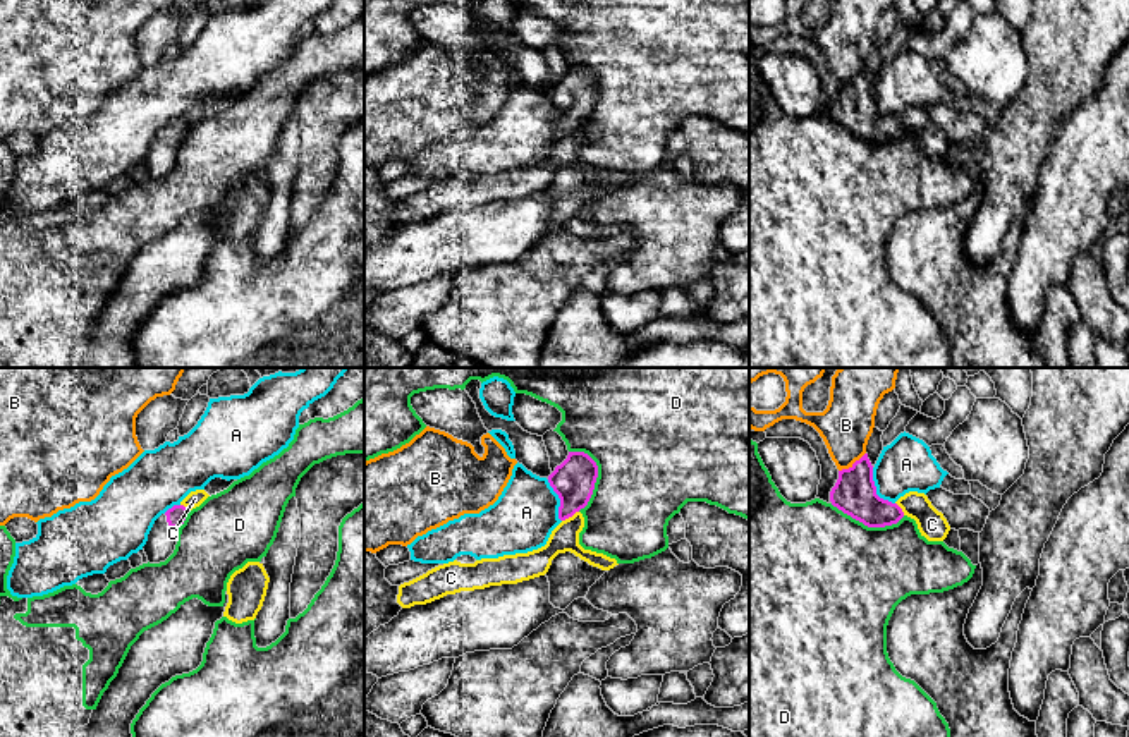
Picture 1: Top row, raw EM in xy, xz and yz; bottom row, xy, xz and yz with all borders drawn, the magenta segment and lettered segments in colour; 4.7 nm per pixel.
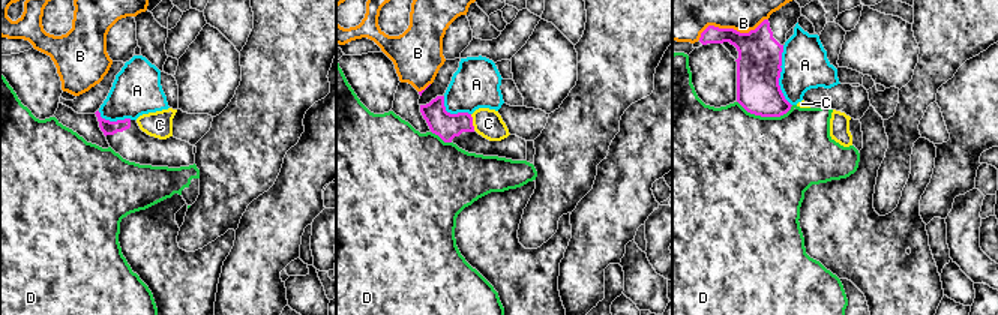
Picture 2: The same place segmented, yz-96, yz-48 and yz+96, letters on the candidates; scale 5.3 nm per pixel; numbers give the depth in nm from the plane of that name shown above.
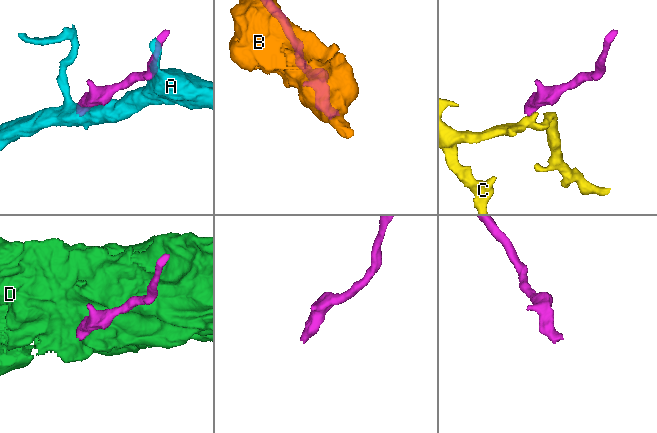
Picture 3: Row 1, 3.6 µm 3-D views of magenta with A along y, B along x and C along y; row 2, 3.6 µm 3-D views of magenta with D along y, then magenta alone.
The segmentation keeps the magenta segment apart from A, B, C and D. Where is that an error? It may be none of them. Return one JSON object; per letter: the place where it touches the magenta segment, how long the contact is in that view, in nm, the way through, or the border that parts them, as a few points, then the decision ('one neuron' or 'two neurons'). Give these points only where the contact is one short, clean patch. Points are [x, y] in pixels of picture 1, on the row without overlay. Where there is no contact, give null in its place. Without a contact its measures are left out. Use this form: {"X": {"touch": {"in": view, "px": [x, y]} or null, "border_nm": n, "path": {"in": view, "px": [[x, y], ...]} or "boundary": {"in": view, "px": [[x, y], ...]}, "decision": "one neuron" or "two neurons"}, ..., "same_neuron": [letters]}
{"A": {"touch": {"in": "yz", "px": [875, 105]}, "border_nm": 200, "decision": "two neurons"}, "B": {"touch": {"in": "yz", "px": [853, 79]}, "border_nm": 160, "decision": "two neurons"}, "C": {"touch": {"in": "xz", "px": [569, 131]}, "border_nm": 90, "boundary": {"in": "xz", "px": [[578, 126], [562, 136]]}, "decision": "two neurons"}, "D": {"touch": {"in": "xz", "px": [597, 90]}, "border_nm": 300, "decision": "two neurons"}, "same_neuron": []}

